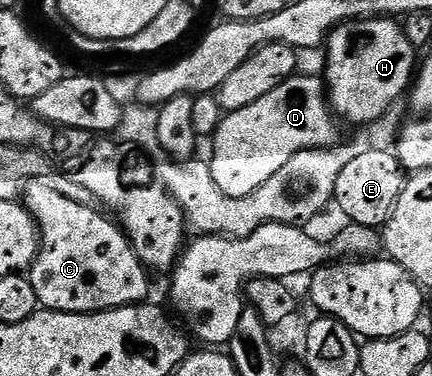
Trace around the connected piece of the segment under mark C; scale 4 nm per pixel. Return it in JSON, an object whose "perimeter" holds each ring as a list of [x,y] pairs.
{"perimeter":[[[45,177],[29,178],[22,187],[22,205],[40,230],[40,251],[26,274],[30,284],[34,284],[40,306],[63,314],[97,314],[103,310],[143,303],[147,299],[144,297],[148,294],[150,274],[134,252],[127,234],[111,217],[105,216],[99,209],[91,210],[87,201],[75,202],[73,198],[62,196],[54,184],[47,182]]]}

